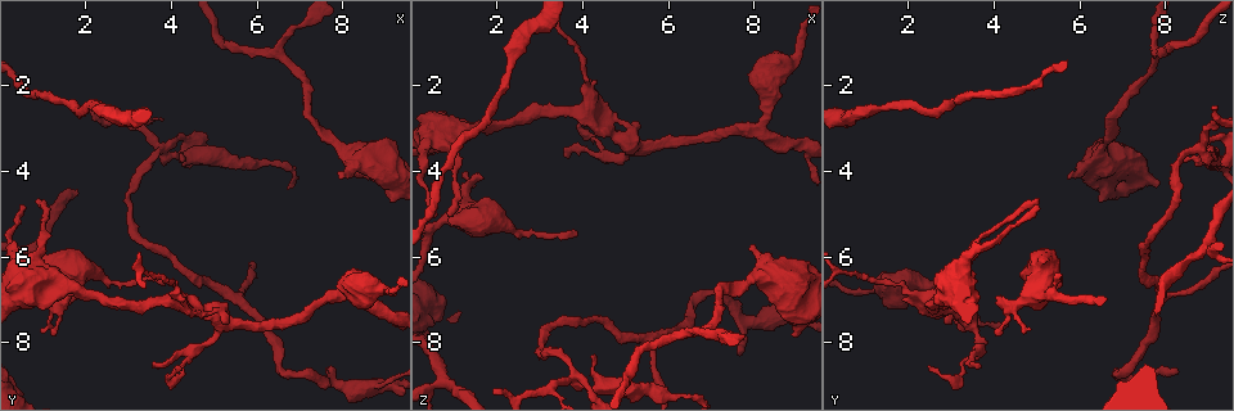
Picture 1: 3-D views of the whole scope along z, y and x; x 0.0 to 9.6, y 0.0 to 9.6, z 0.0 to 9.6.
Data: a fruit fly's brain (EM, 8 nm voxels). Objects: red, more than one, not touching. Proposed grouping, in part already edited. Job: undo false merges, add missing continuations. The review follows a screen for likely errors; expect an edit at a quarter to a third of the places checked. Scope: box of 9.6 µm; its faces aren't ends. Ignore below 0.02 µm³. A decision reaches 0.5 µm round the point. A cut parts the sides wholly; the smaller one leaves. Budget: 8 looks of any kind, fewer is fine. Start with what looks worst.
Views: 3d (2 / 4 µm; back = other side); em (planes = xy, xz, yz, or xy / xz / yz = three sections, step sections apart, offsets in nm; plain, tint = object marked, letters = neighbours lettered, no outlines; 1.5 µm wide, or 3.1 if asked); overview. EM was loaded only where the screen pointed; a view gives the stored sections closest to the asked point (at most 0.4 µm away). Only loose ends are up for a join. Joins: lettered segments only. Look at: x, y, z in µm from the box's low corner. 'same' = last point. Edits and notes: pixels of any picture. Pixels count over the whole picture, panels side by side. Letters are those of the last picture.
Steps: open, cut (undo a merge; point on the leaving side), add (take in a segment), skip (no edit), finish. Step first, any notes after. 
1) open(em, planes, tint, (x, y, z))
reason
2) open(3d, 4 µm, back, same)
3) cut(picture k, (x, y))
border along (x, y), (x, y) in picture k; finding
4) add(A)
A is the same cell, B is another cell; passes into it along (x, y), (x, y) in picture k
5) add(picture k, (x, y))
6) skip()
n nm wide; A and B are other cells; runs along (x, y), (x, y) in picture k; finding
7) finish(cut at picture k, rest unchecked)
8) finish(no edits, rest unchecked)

open(3d, 4 µm, back, (3.85, 3.40, 8.75))
abrupt turn

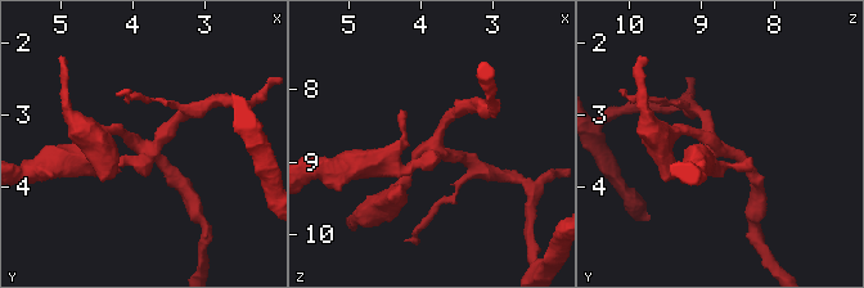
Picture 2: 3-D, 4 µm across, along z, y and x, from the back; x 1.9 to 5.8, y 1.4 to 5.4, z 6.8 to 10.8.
open(em, planes, letters, (3.80, 3.50, 8.80))
4 arms

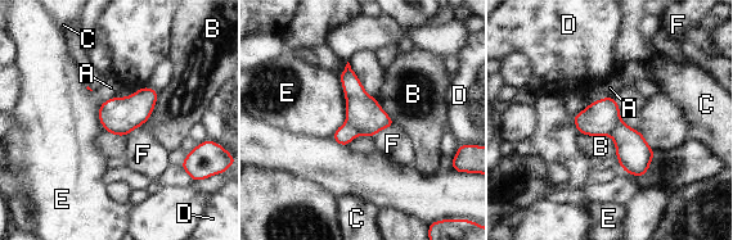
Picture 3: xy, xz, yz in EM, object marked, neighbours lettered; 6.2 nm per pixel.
cut(picture 3, (363, 112))
E touches over 280 nm; A, B, C, D, E and F are other cells; border along (346, 122), (363, 134) in picture 3; a second cell is stuck on

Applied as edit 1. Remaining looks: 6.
open(overview)

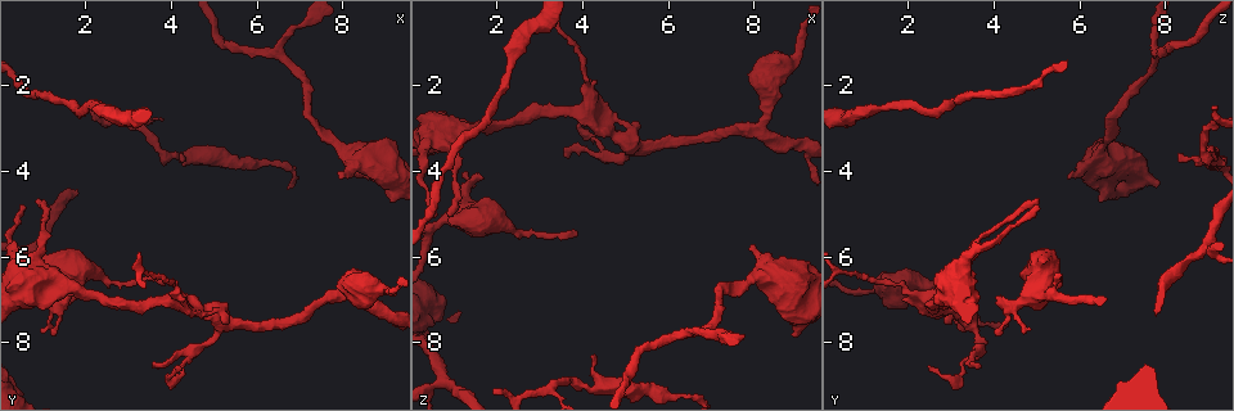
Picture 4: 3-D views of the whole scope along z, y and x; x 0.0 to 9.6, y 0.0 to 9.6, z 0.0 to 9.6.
open(3d, 4 µm, back, (4.35, 8.60, 3.30))
thin neck

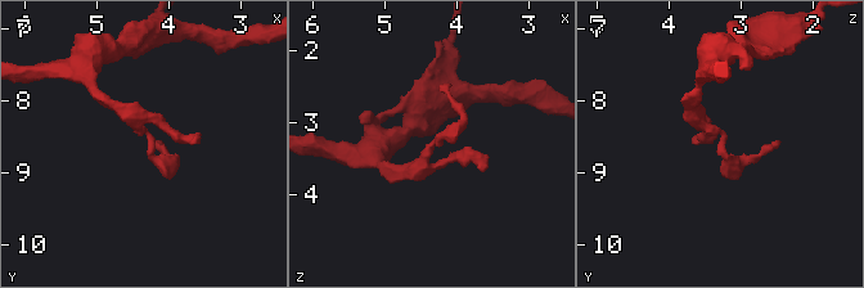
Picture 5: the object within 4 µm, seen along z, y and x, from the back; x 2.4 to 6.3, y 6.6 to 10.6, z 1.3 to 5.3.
open(em, xy, step 8, tint, (4.25, 8.60, 3.30))
now the EM

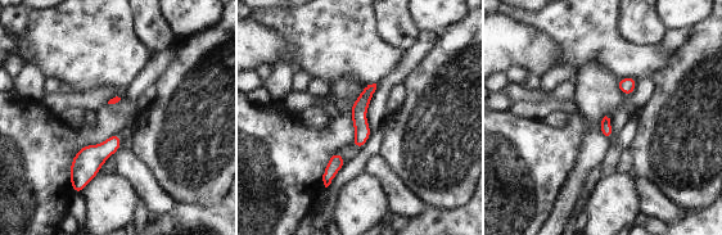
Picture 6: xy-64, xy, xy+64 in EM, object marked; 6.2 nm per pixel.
open(em, planes, letters, same)

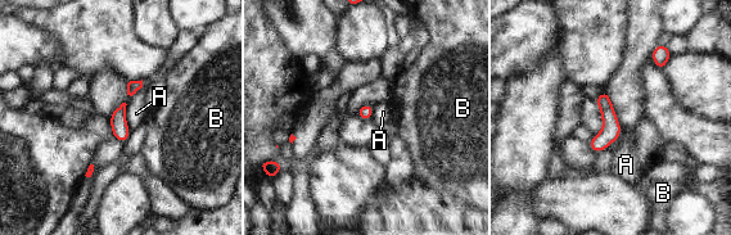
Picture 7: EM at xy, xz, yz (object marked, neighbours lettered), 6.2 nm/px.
skip()
A touches over 180 nm; A and B are other cells; border along (126, 104), (126, 125), (130, 131) in picture 7; one cell here

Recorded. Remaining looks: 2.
finish(cut at picture 3, rest unchecked)

